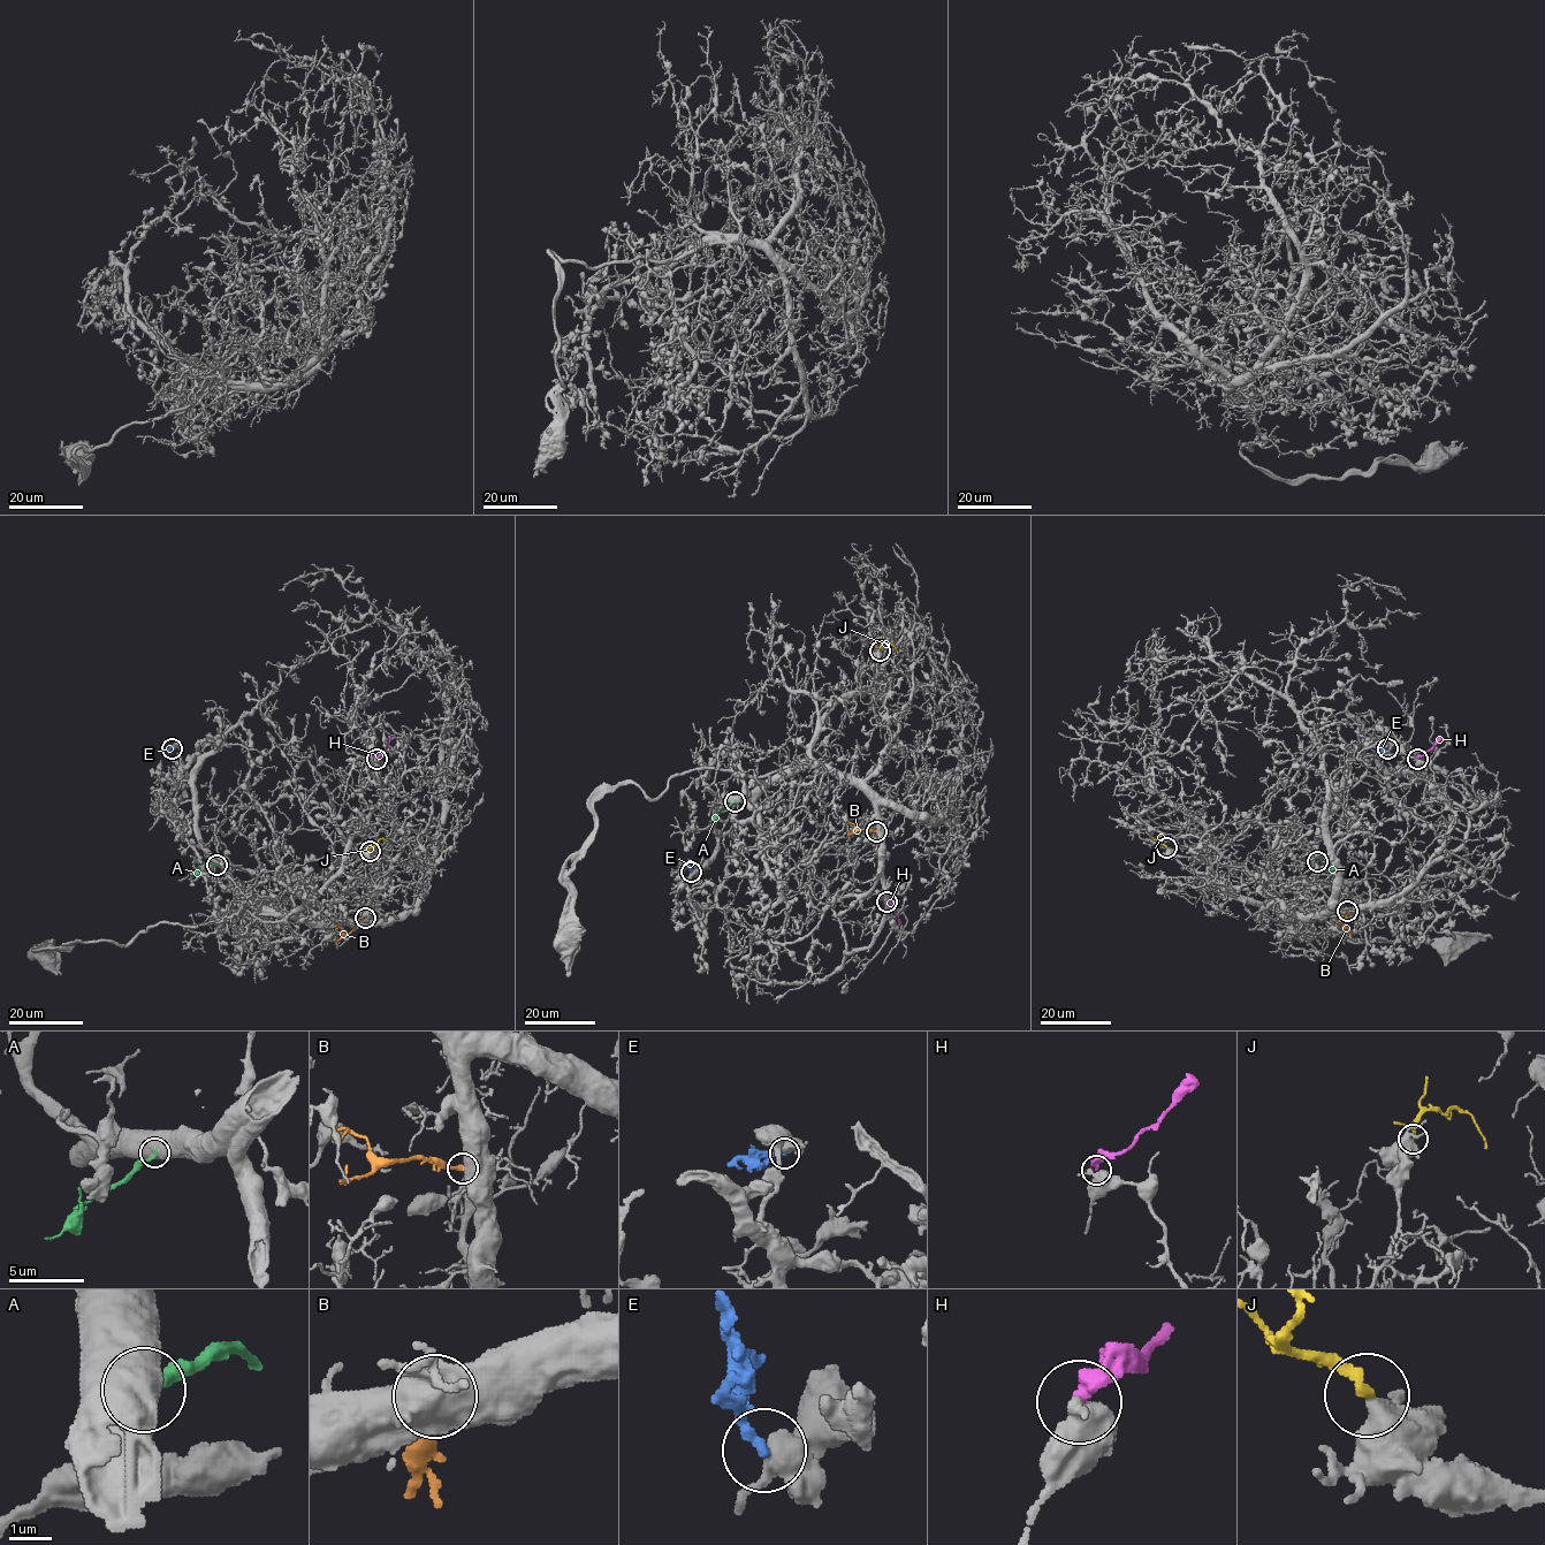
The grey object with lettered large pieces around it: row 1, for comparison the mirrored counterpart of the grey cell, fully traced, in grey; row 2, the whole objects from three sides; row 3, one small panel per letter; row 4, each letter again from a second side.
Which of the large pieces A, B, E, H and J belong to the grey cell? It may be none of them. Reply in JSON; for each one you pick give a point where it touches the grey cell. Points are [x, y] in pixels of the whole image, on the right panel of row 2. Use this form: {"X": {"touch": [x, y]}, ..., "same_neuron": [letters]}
{"J": {"touch": [1166, 847]}, "same_neuron": ["J"]}

